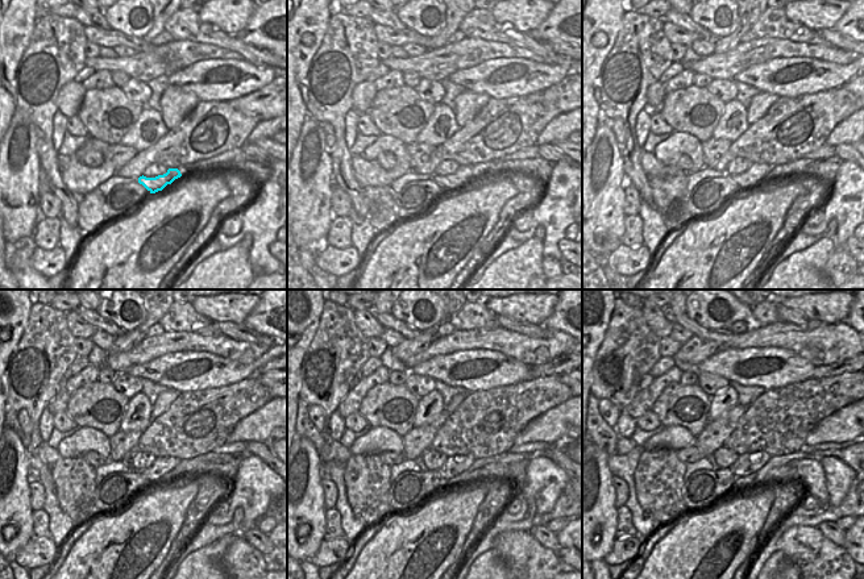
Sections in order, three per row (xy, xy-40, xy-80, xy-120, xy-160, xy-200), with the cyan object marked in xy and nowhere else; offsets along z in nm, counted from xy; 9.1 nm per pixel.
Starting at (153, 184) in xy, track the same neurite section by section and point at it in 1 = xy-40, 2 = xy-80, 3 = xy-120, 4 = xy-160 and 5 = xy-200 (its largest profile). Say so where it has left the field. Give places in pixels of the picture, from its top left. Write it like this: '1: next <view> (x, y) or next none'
1: next xy-40 (465, 173)
2: next xy-80 (757, 173)
3: next xy-120 (161, 466)
4: next xy-160 (456, 465)
5: next xy-200 (746, 463)

